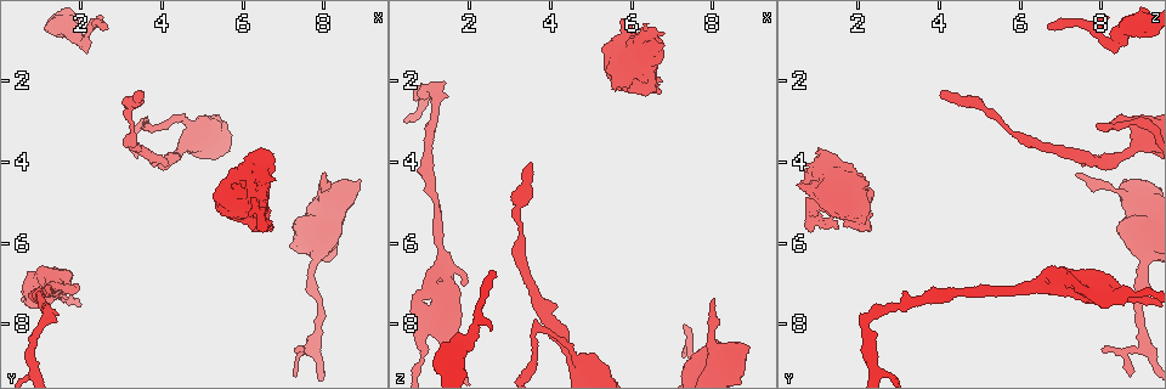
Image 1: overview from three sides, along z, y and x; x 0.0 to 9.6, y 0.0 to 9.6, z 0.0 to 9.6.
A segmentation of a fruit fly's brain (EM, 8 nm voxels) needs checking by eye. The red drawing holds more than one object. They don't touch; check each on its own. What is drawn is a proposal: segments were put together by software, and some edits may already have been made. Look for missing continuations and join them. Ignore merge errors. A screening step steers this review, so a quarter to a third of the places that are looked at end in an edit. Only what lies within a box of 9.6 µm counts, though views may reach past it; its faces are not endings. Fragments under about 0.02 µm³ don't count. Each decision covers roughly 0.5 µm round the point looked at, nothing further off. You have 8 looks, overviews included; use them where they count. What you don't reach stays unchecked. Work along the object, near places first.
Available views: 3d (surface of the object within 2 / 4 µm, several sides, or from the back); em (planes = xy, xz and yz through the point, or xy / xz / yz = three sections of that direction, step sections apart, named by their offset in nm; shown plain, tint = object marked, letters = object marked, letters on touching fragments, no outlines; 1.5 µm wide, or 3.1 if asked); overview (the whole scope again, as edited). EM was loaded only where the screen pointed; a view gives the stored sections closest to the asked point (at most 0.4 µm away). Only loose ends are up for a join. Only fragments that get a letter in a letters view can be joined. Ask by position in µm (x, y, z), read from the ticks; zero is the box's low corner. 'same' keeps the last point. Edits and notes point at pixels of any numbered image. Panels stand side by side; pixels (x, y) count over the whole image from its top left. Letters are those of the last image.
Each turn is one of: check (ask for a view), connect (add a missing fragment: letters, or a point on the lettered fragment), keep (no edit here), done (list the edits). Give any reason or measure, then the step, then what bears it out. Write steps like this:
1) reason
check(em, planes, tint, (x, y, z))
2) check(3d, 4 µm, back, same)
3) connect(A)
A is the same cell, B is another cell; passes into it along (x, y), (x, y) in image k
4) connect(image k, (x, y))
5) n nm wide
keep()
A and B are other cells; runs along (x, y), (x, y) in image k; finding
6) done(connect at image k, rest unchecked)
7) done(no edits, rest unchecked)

branch stops here
check(em, planes, letters, (2.60, 0.70, 6.90))

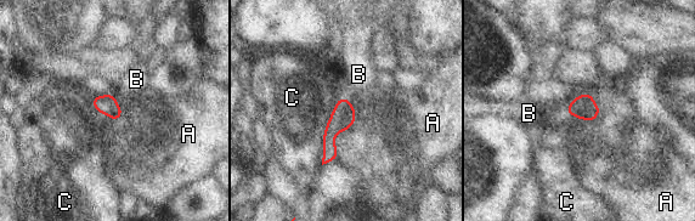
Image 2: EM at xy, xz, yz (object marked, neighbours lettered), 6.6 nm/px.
keep()
A, B and C are other cells; runs along (344, 101), (326, 159) in image 2; no lettered fragment goes on from it

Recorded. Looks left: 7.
end of a long branch
check(em, xz, step 8, tint, (3.55, 2.25, 4.05))

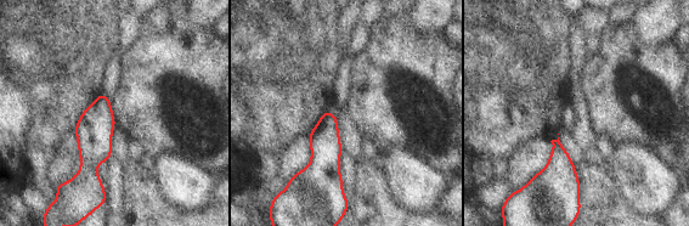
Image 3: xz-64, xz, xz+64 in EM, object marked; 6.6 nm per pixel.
another direction
check(em, planes, letters, same)

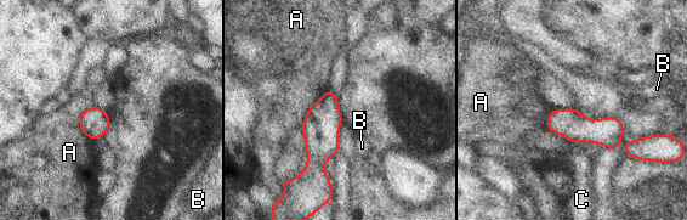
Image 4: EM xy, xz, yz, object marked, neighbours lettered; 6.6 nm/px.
190 nm wide
keep()
A, B and C are other cells; none of them fits

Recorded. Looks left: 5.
branch stops here
check(em, yz, step 8, letters, (8.00, 4.30, 7.35))

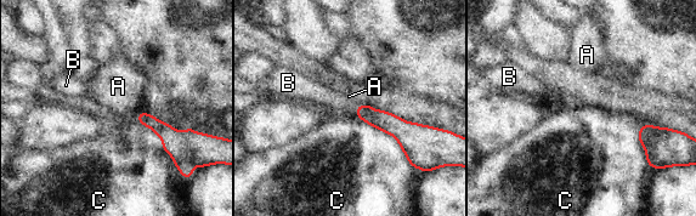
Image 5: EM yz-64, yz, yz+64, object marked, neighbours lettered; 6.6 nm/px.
connect(image 5, (340, 106))
B is the same cell, A and C are other cells; the neuron continues

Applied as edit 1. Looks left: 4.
done(connect at image 5, rest unchecked)

